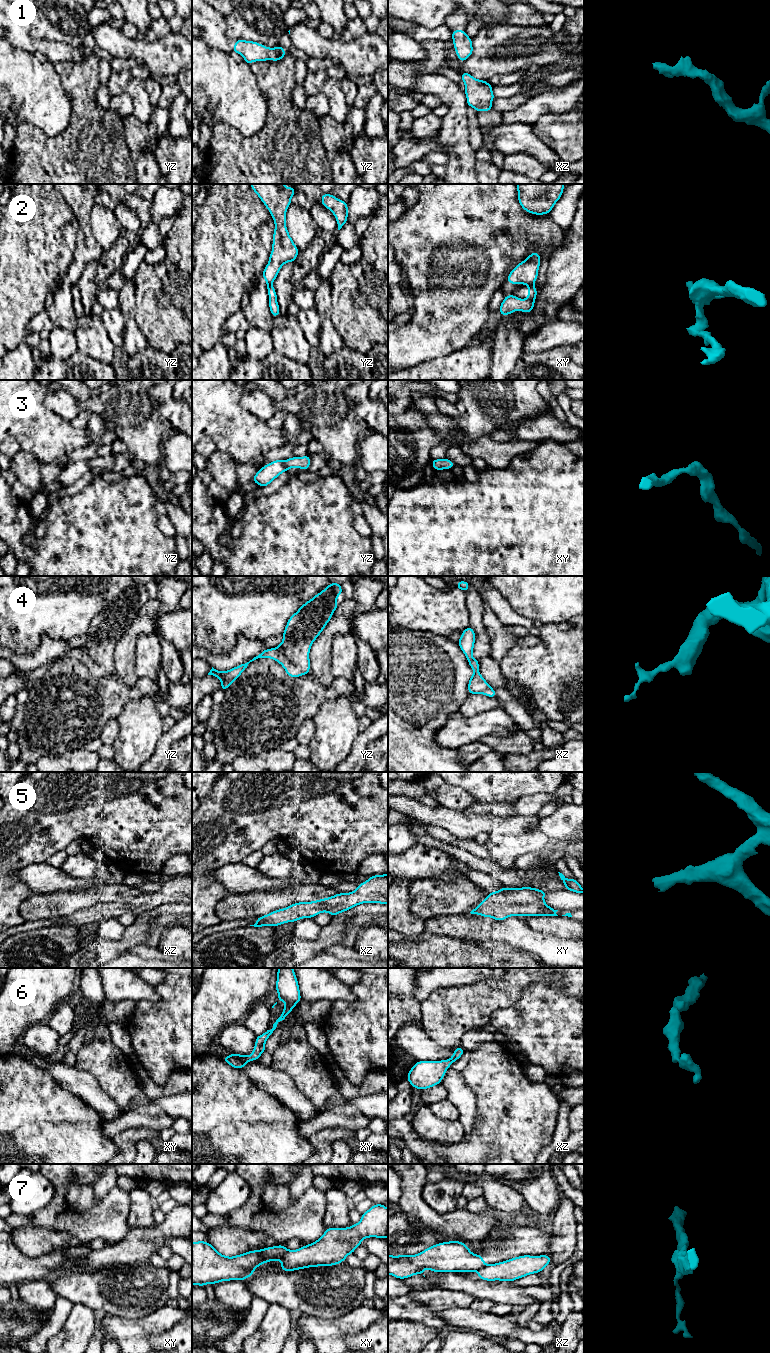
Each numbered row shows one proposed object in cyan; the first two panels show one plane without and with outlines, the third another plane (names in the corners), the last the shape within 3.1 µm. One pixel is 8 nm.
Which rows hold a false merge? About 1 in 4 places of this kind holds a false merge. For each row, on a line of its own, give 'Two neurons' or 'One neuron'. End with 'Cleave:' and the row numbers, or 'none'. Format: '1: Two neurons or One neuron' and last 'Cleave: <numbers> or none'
1: One neuron
2: Two neurons
3: One neuron
4: One neuron
5: One neuron
6: One neuron
7: Two neurons
Cleave: 2, 7

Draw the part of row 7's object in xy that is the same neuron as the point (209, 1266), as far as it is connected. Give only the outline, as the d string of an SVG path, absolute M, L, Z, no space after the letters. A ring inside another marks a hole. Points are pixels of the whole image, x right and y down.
M192 1241L192 1285L246 1280L257 1267L281 1260L286 1252L286 1246L278 1245L228 1257L220 1254L209 1242Z

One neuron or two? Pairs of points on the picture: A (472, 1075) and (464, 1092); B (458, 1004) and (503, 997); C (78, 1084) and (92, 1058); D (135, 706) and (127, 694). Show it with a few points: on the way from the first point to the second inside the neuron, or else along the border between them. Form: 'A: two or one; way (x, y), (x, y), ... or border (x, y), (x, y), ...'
A: two; border (460, 1072), (466, 1085), (475, 1095), (476, 1107)
B: one; way (469, 1004), (473, 1004), (481, 998), (492, 997)
C: two; border (74, 1065), (78, 1069), (87, 1071), (101, 1088)
D: two; border (153, 698), (142, 696), (131, 699), (117, 719)

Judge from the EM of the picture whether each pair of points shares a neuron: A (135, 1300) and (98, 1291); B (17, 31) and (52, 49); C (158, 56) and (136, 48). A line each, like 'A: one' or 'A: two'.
A: one
B: one
C: one

